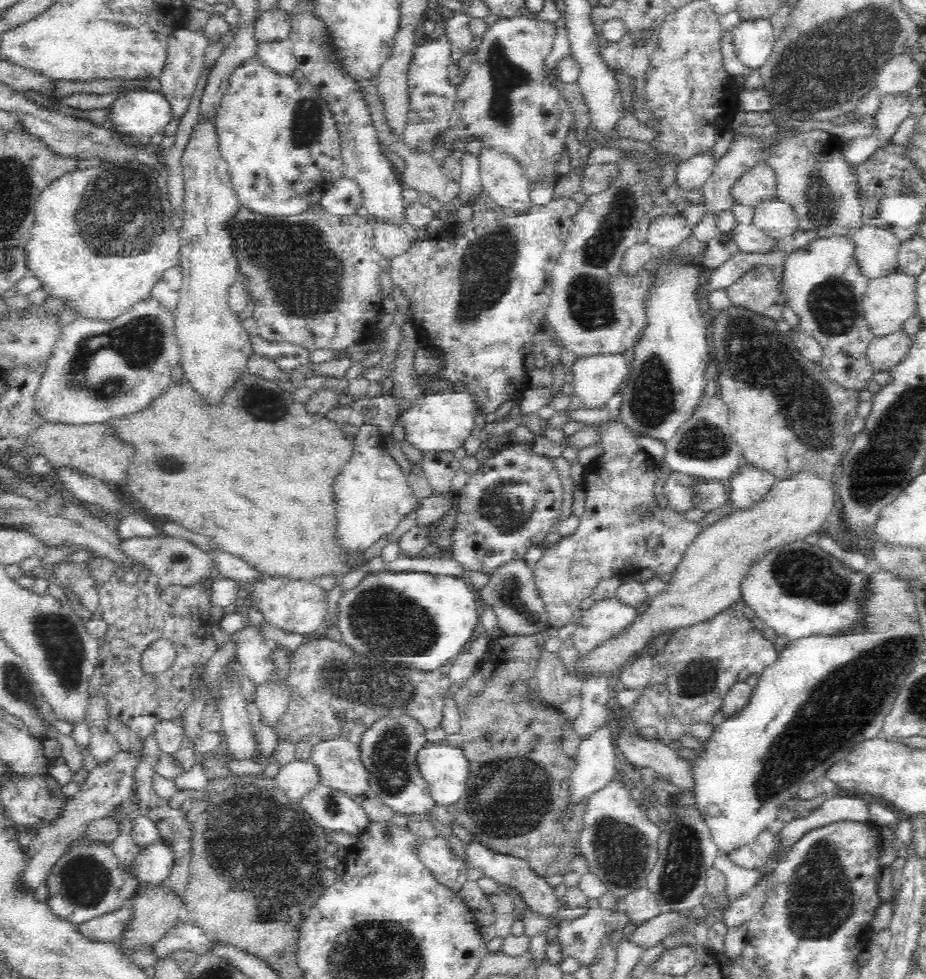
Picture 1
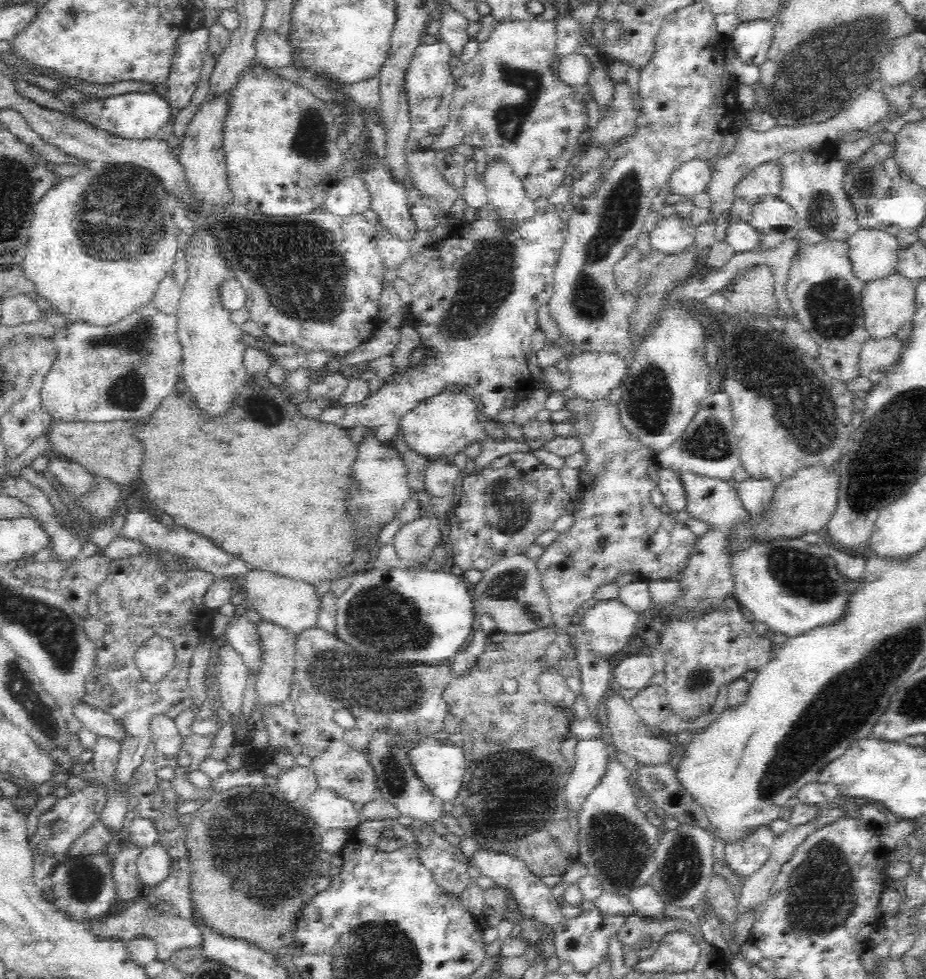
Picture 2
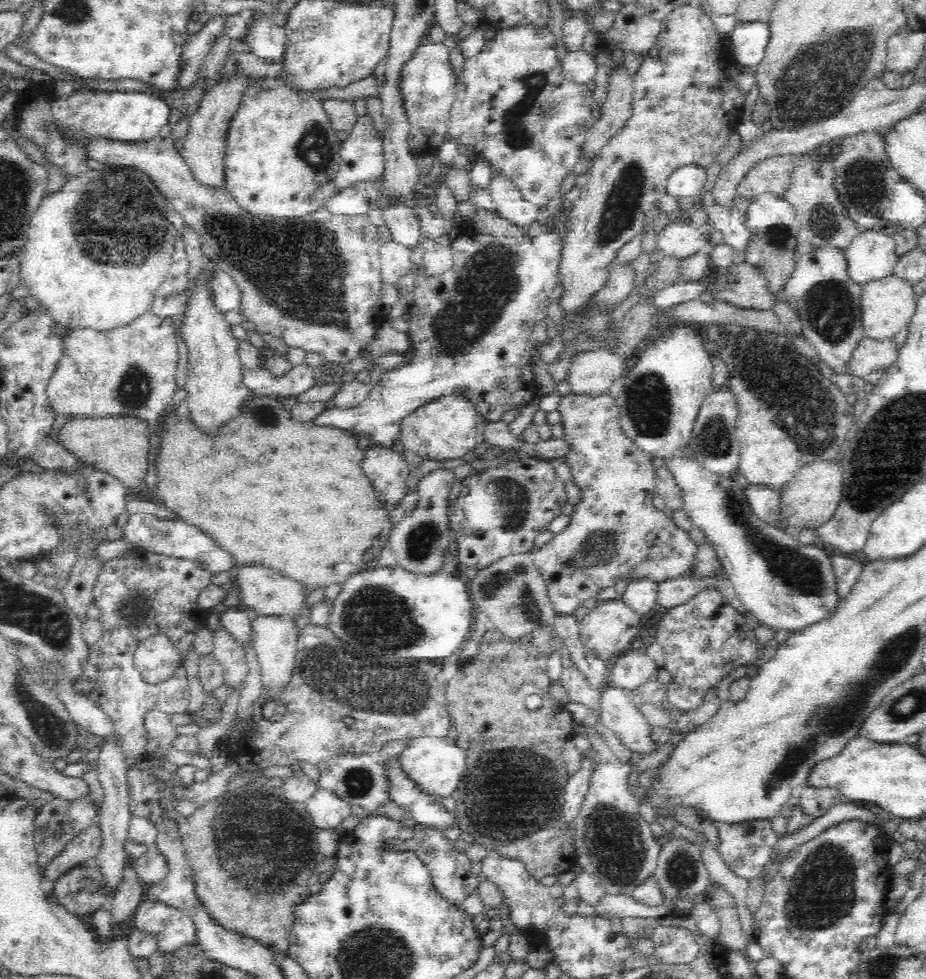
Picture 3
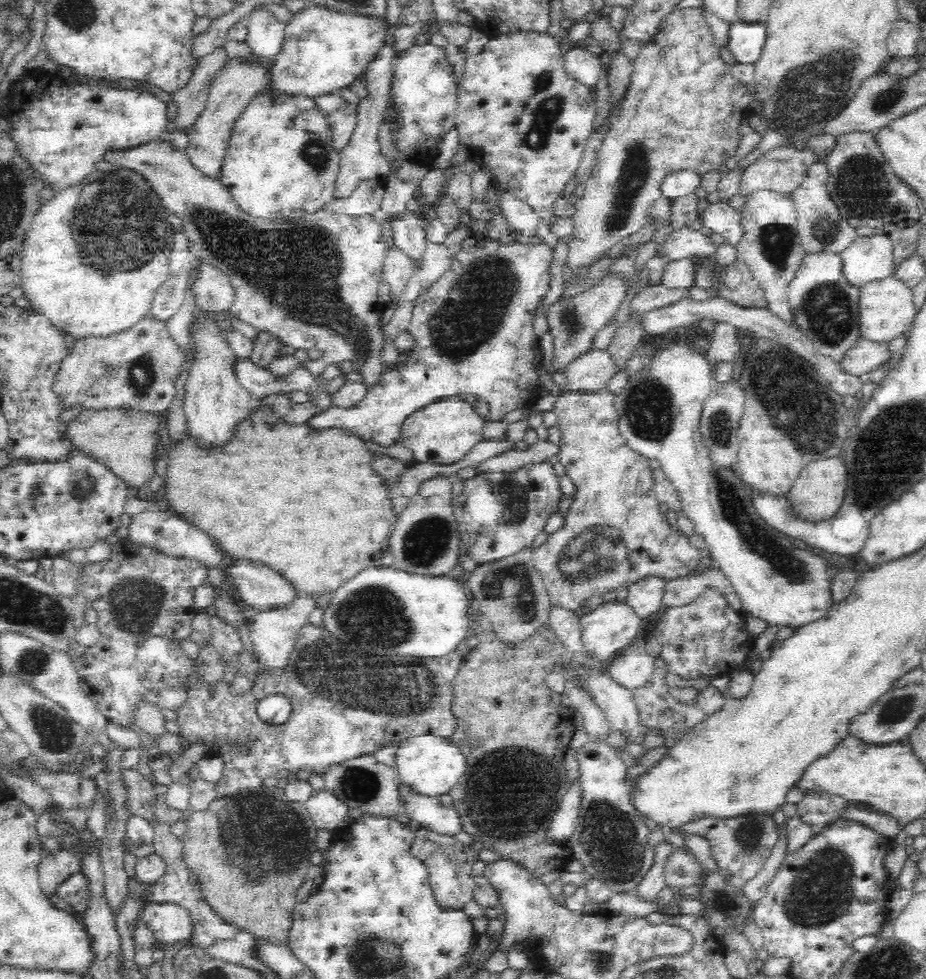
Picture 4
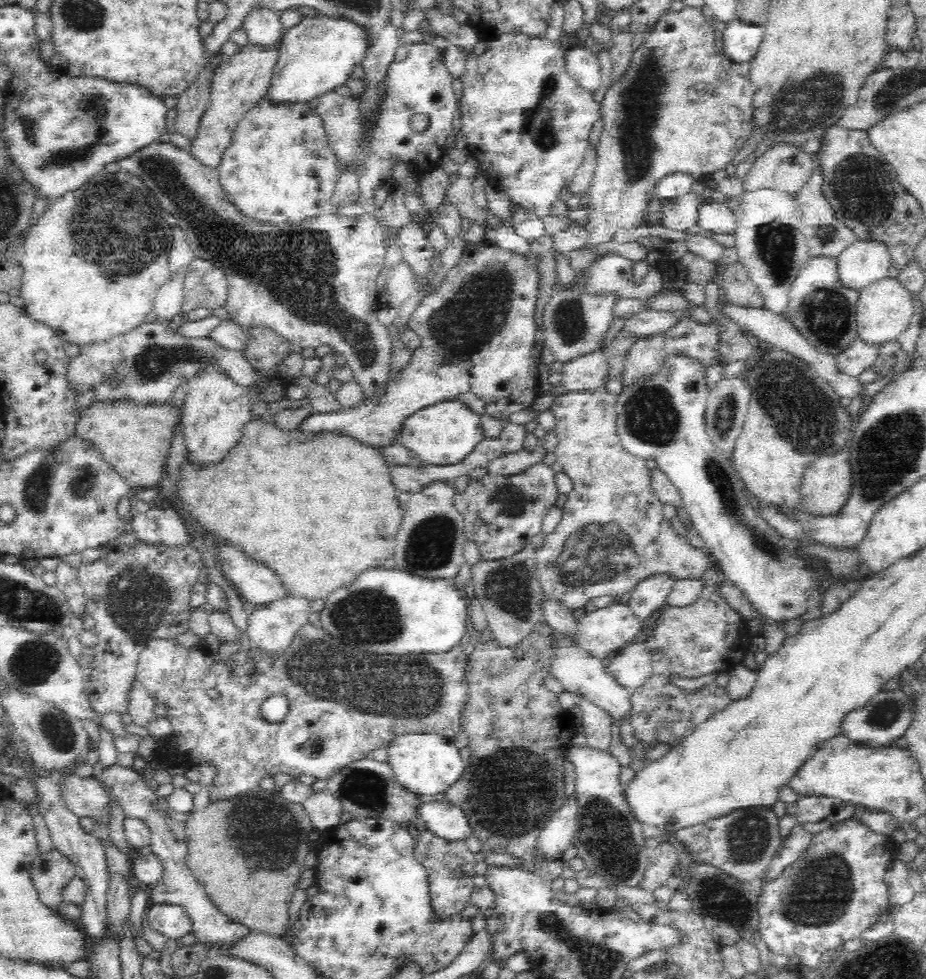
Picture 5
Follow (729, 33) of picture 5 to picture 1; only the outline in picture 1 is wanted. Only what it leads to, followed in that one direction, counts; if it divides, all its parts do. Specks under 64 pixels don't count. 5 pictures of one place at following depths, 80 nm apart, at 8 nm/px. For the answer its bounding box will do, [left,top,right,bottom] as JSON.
[731,19,778,70]

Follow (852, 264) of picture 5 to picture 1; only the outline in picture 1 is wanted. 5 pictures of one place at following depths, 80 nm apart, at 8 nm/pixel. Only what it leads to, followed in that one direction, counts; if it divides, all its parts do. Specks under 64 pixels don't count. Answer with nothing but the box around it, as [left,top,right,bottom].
[852,224,900,279]

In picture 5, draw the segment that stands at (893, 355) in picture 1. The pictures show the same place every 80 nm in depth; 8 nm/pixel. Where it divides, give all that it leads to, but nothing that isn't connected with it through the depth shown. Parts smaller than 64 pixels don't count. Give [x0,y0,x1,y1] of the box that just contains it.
[836,336,880,377]

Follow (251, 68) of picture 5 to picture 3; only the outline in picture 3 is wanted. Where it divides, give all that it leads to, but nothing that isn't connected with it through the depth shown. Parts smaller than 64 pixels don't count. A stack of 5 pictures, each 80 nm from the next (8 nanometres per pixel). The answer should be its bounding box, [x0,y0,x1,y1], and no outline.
[178,76,250,190]

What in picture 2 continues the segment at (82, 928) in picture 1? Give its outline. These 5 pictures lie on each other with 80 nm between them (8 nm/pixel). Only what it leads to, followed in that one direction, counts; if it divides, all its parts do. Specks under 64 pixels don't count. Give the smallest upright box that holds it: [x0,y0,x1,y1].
[87,896,203,963]

